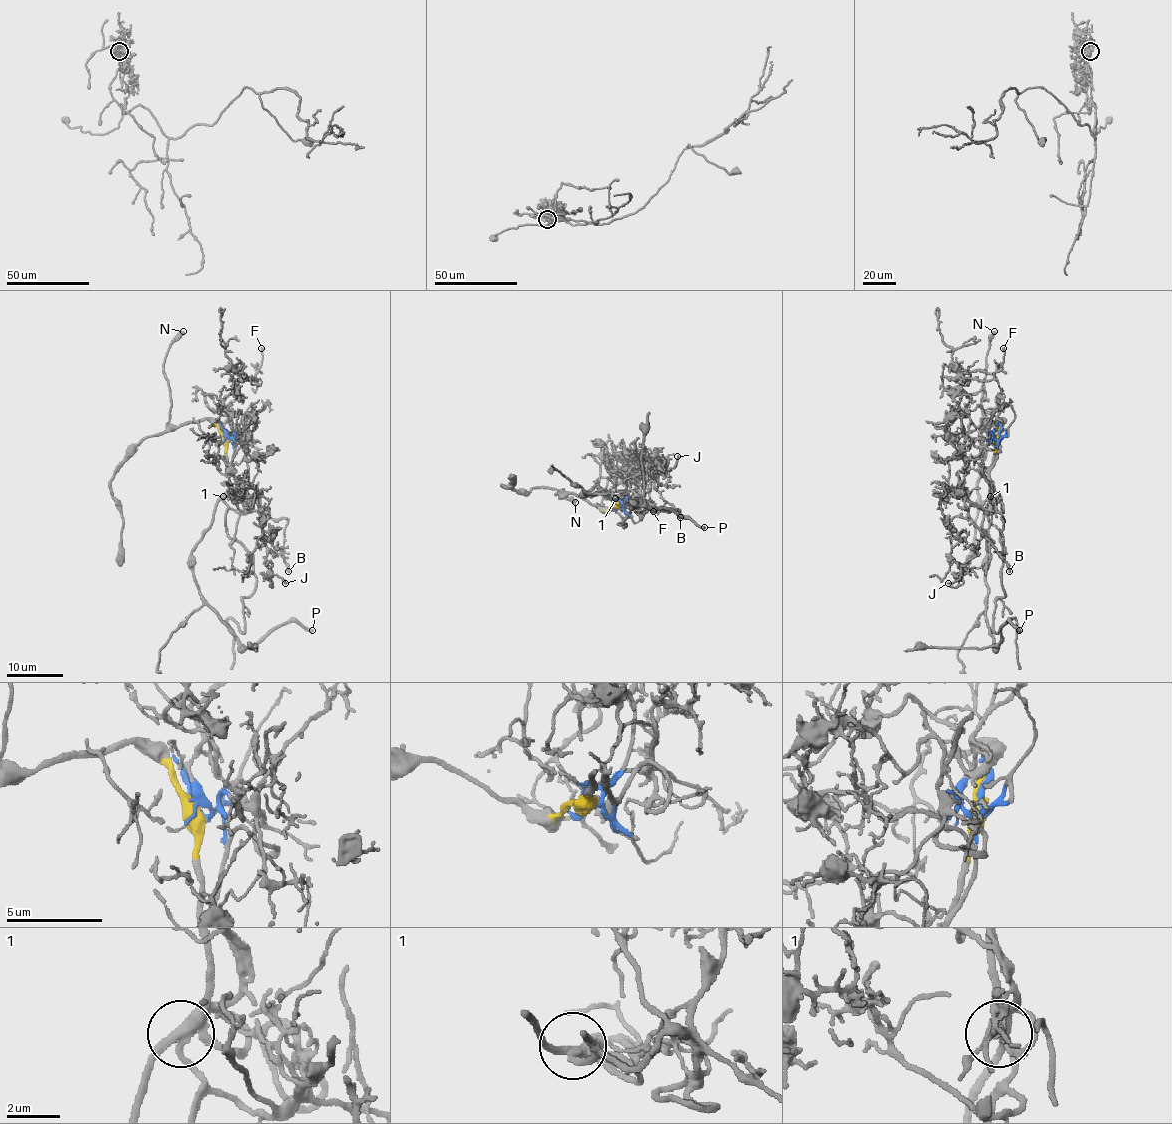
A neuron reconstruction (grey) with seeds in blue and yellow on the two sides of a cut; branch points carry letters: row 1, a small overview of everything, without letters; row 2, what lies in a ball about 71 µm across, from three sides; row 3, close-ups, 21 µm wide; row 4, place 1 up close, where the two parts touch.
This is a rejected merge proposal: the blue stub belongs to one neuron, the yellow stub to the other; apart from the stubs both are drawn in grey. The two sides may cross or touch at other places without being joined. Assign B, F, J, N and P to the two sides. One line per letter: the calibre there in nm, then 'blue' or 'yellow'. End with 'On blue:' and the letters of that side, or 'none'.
B: calibre 300 nm; blue
F: calibre 170 nm; blue
J: calibre 130 nm; blue
N: calibre 440 nm; yellow
P: calibre 320 nm; yellow
On blue: B, F, J

